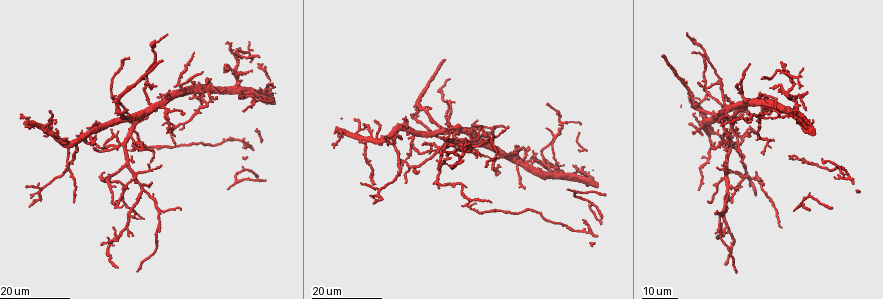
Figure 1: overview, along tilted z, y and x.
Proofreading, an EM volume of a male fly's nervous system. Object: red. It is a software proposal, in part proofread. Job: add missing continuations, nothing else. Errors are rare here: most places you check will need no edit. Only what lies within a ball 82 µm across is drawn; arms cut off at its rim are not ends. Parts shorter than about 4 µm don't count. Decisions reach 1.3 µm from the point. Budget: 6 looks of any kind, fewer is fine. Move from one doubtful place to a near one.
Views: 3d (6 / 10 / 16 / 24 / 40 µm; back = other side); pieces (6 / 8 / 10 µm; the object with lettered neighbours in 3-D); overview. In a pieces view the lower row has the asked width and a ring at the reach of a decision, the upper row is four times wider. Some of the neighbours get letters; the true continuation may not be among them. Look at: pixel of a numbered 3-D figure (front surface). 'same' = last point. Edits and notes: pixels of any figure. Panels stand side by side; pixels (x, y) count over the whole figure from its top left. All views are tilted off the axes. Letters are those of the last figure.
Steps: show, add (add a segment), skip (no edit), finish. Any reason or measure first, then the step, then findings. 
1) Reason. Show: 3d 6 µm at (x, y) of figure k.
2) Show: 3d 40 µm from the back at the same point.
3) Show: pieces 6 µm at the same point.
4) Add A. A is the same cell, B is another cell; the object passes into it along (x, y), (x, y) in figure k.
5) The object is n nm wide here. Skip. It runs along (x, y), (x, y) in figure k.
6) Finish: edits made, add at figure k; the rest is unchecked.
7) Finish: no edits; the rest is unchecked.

Free end. Show: 3d 16 µm at (530, 156) of figure 1.

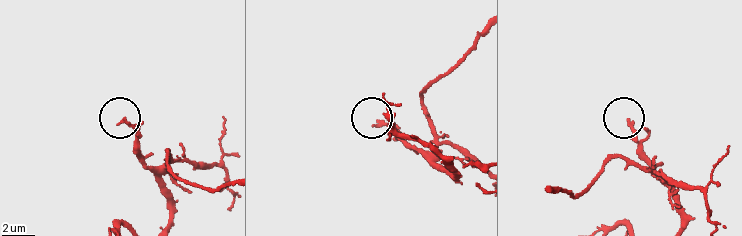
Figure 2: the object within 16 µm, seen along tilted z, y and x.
Show: 3d 6 µm at (119, 123) of figure 2.

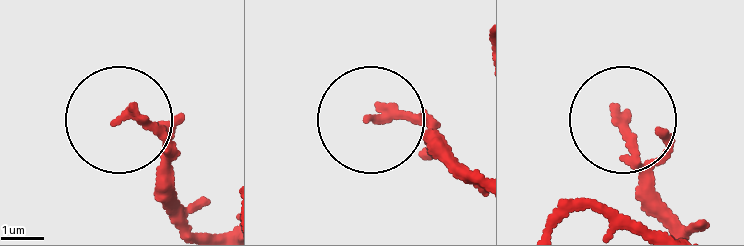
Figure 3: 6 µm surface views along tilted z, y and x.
Show: pieces 8 µm at (368, 118) of figure 3.

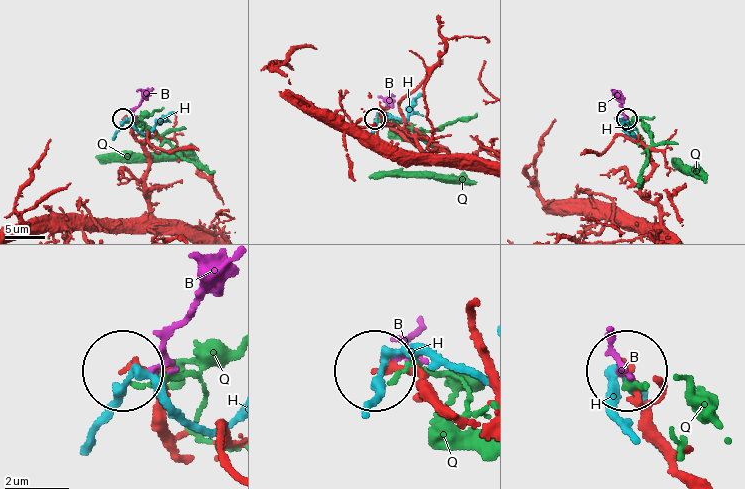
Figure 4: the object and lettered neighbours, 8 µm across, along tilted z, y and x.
Skip. B, H and Q are other cells; it runs along (135, 223), (149, 207), (149, 153), (124, 118) in figure 4; none of them fits.

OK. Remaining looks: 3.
Show: 3d 24 µm at (692, 53) of figure 1.

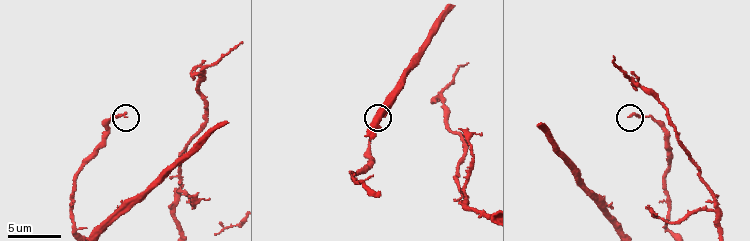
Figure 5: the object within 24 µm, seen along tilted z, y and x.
Show: pieces 8 µm at (631, 117) of figure 5.

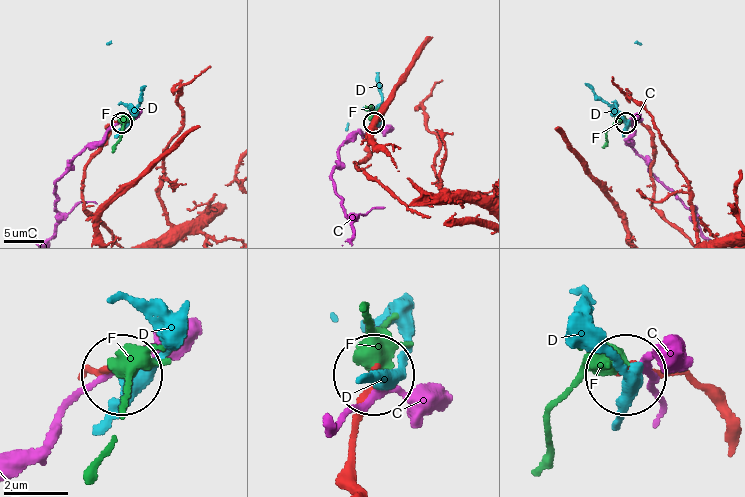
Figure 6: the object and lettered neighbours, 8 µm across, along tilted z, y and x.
Skip. C, D and F are other cells; no lettered segment goes on from it.

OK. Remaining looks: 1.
Finish: no edits; the rest is unchecked.

